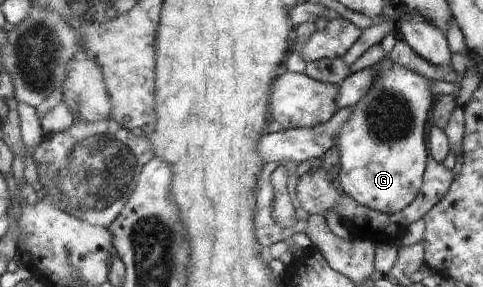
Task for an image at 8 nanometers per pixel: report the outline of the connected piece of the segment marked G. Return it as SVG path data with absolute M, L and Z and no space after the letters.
M388 55L384 61L371 68L378 69L378 79L374 87L365 94L354 107L351 117L341 130L338 150L340 151L340 183L347 194L359 205L381 214L397 214L415 198L426 183L426 171L430 154L430 133L433 126L432 115L439 96L432 91L431 80L393 63Z

